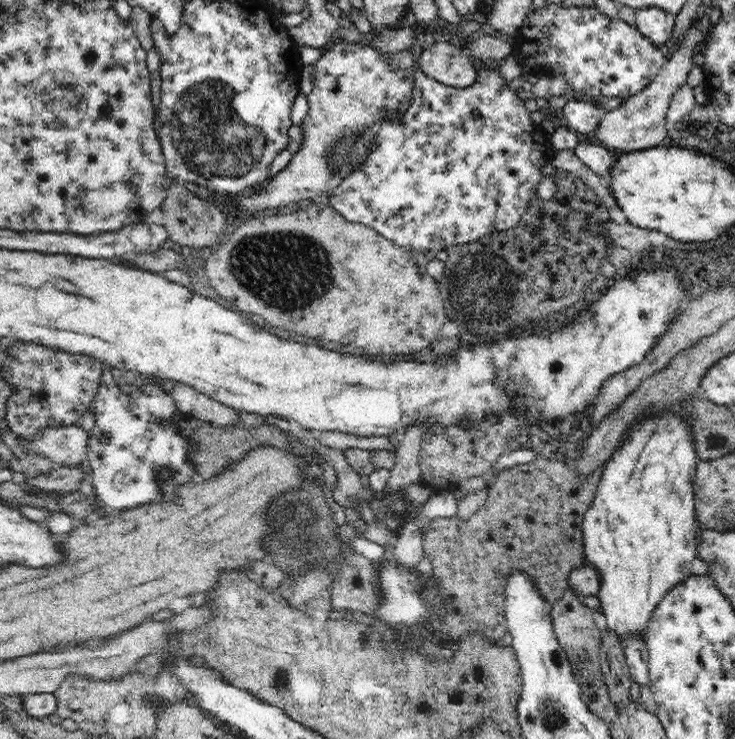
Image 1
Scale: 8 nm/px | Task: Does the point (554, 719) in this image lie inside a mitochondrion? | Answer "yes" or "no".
yes

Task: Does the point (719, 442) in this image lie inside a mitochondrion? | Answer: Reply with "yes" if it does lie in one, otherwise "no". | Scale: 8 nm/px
yes

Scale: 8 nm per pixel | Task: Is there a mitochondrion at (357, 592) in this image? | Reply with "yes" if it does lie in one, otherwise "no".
no

